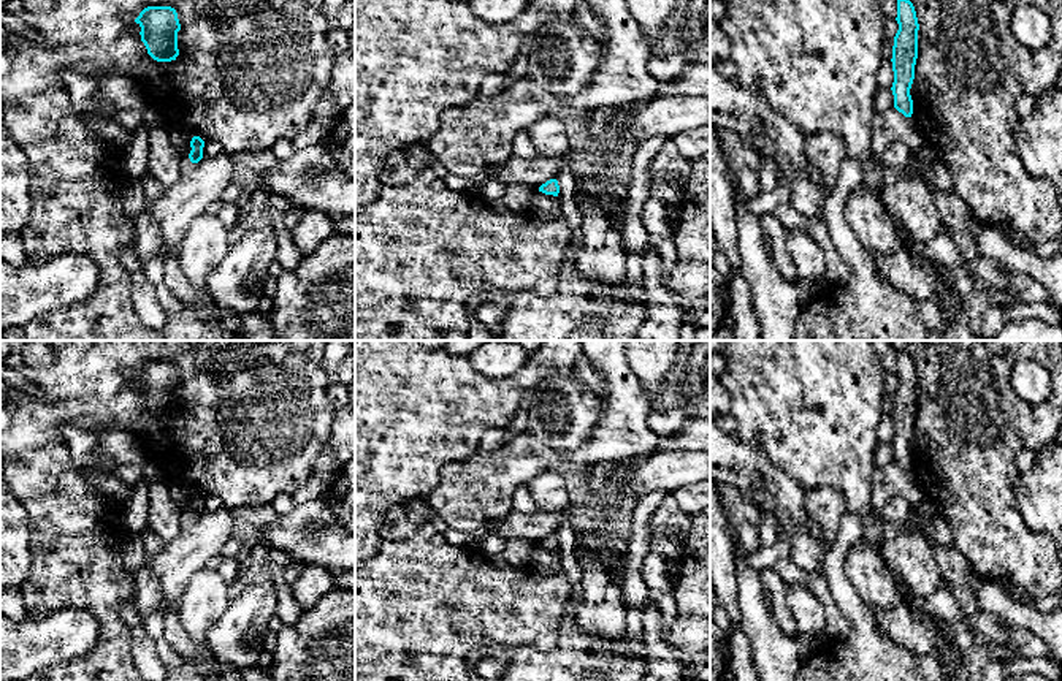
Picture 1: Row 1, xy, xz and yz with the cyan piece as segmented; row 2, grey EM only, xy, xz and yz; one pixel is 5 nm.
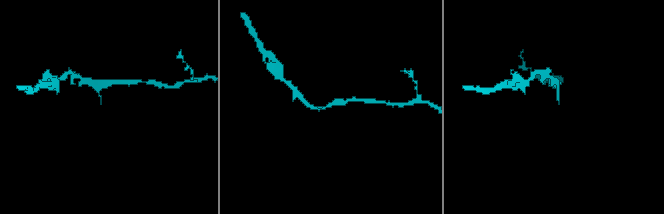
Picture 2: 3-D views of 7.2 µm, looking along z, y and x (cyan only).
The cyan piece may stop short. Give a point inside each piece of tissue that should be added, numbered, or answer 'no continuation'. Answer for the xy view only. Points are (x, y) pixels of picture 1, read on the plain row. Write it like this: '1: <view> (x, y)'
1: xy (186, 521)

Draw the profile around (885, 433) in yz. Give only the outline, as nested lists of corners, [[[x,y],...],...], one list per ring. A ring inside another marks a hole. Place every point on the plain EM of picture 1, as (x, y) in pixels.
[[[881,413],[880,424],[877,429],[878,442],[891,443],[894,437],[894,426],[891,413]]]

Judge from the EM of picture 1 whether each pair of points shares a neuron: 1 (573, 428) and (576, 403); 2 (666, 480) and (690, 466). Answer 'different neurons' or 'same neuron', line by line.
1: same neuron
2: same neuron

